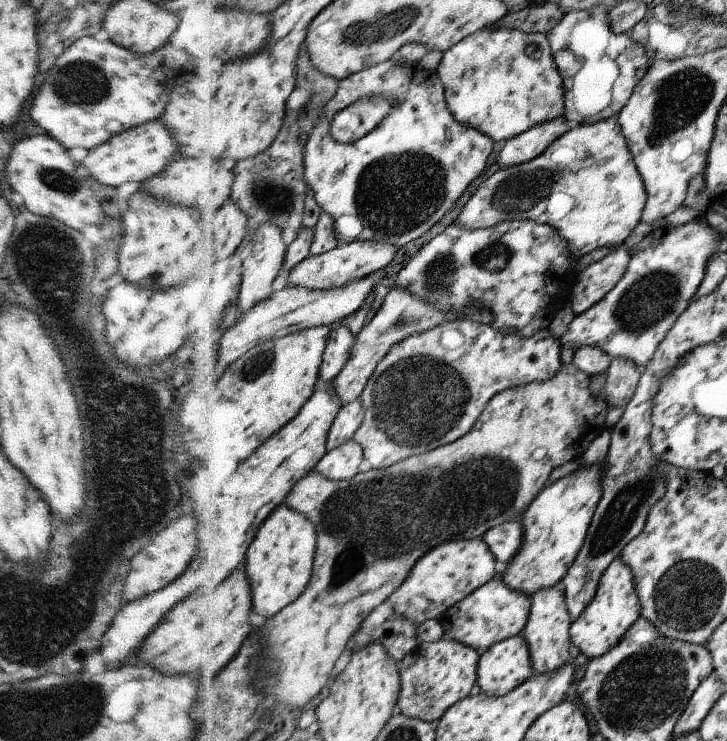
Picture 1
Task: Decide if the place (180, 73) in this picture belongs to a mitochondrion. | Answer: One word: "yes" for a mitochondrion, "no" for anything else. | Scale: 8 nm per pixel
no

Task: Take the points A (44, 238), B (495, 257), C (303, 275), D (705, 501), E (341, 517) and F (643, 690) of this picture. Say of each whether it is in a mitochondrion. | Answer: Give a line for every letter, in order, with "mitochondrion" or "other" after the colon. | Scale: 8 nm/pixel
A: mitochondrion
B: mitochondrion
C: other
D: other
E: mitochondrion
F: mitochondrion

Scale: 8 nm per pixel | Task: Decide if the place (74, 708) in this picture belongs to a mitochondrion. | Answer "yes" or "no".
yes

